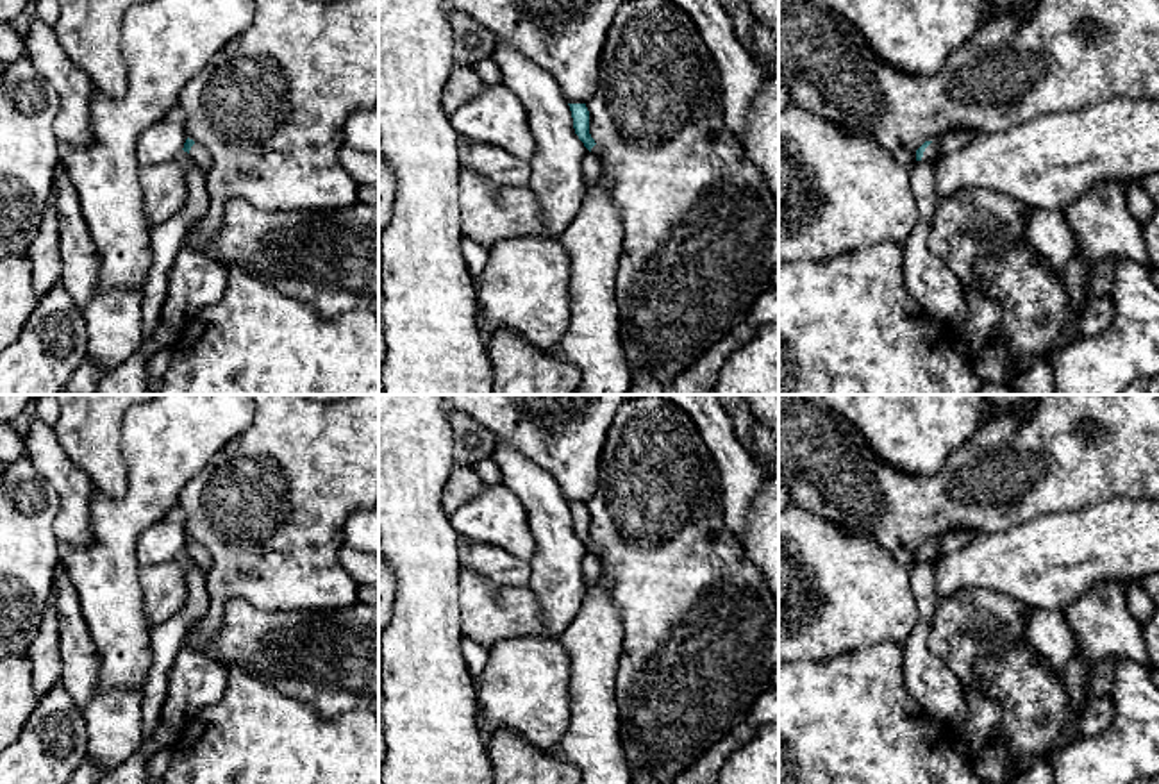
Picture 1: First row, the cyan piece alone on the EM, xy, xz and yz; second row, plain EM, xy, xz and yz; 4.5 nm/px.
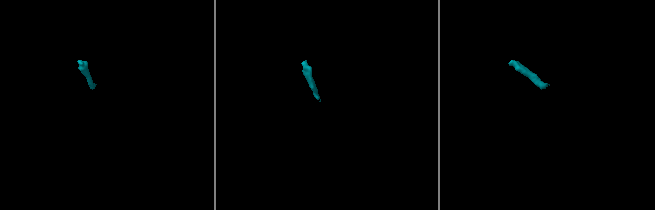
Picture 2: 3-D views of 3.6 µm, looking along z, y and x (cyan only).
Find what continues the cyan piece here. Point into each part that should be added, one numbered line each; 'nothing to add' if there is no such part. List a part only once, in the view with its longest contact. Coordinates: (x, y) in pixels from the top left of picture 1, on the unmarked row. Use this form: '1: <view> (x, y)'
1: yz (931, 554)

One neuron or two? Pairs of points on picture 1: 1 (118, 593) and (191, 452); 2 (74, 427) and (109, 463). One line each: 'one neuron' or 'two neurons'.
1: one neuron
2: one neuron

